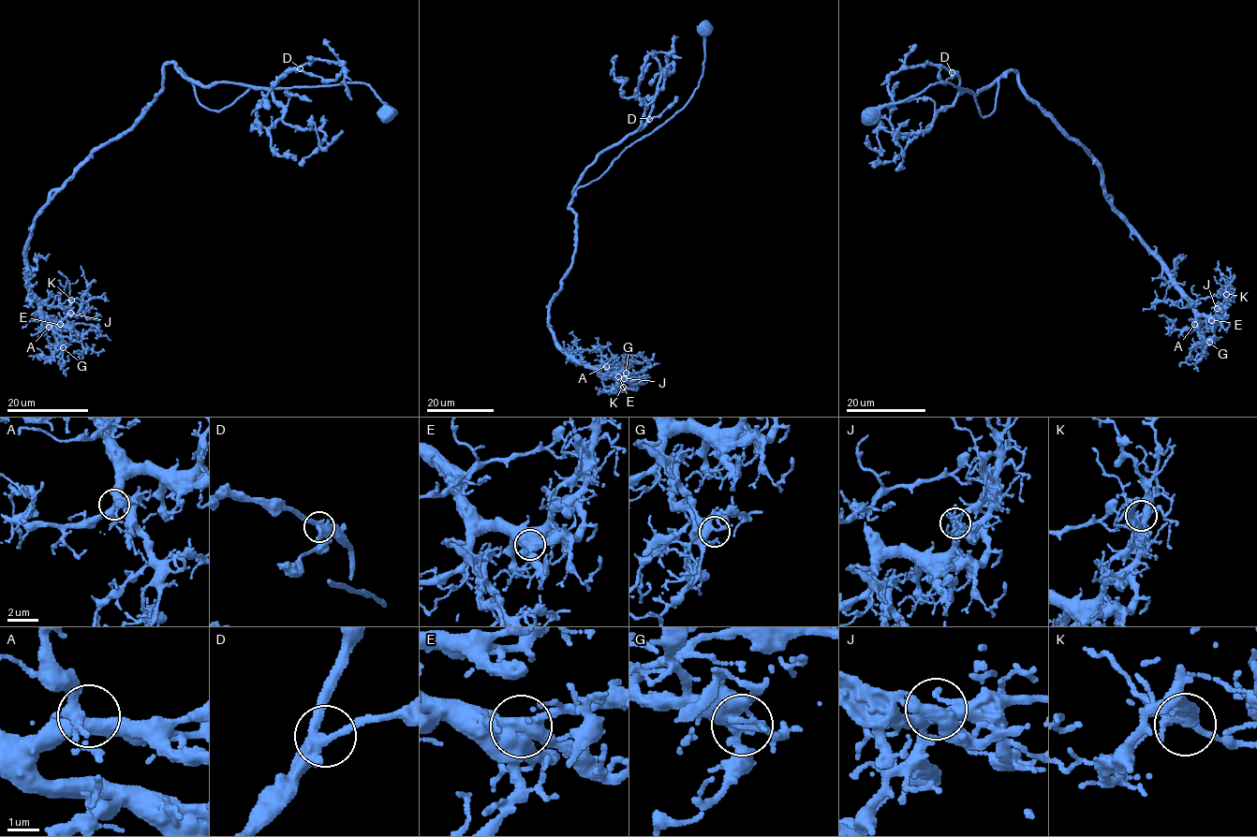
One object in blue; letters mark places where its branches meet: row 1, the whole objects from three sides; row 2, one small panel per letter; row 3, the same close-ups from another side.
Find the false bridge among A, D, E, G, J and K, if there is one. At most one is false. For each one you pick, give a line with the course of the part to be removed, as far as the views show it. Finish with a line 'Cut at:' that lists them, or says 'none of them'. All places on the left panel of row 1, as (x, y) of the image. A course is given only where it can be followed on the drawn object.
Cut at: none of them

